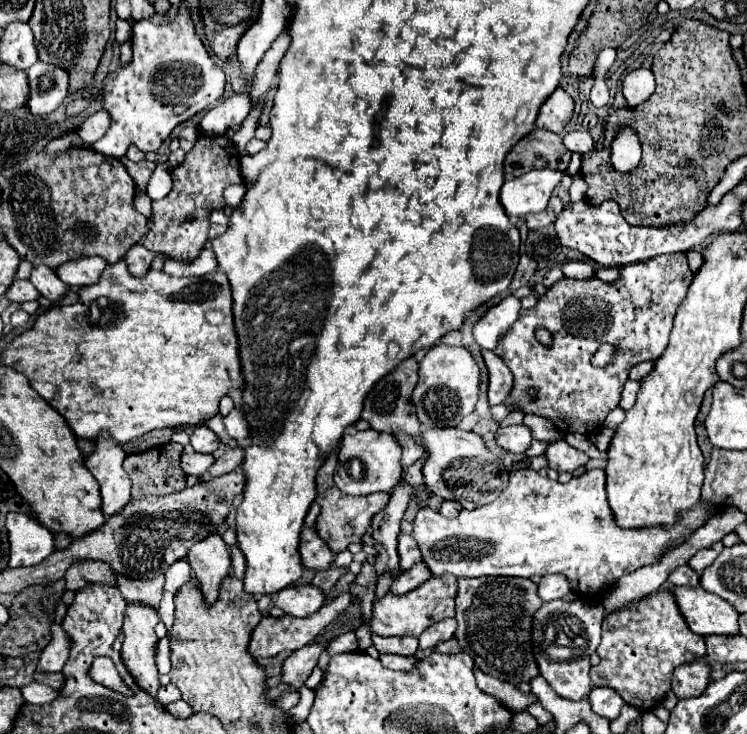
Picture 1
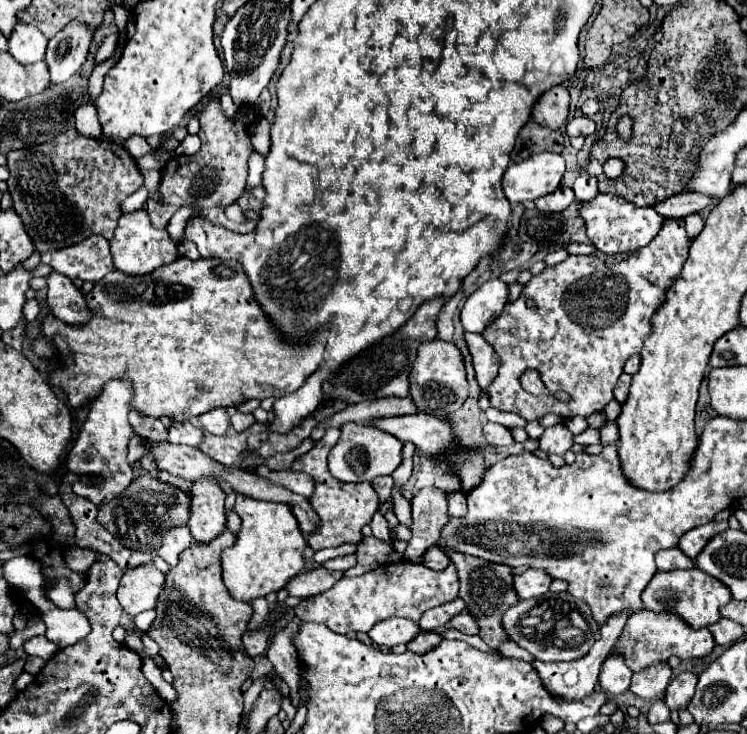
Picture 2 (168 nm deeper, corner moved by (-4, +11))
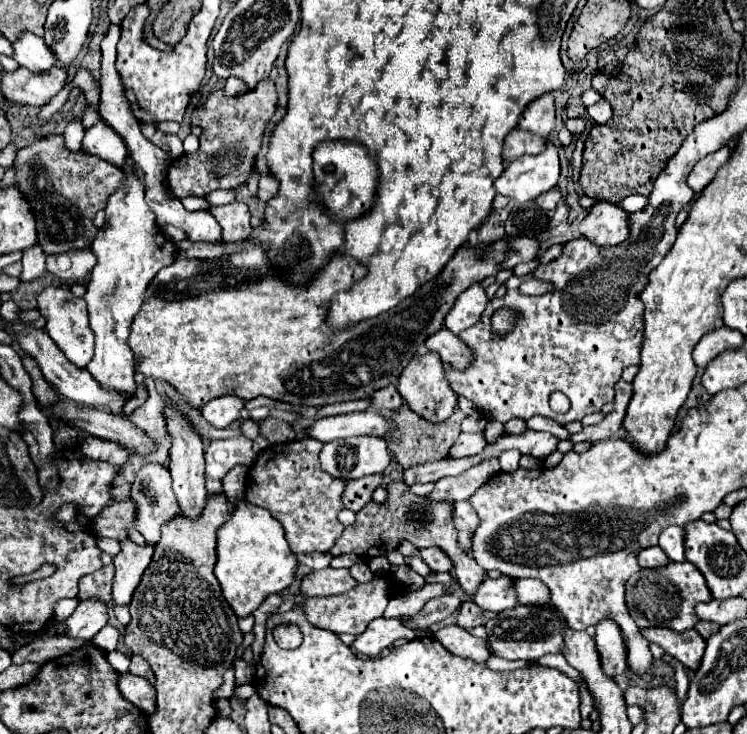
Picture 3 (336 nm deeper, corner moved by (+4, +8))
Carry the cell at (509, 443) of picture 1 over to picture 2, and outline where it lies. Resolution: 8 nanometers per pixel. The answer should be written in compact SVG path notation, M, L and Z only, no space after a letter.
M486 423L484 425L484 437L488 439L490 445L496 445L496 447L512 445L514 443L514 437L512 437L510 429L500 425L500 423Z

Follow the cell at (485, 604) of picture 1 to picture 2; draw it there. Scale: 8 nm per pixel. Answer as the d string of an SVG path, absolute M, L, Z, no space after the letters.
M454 553L450 557L456 565L458 571L458 581L460 581L460 591L458 597L466 601L466 609L478 623L478 635L488 643L488 647L498 649L504 641L510 641L506 629L502 627L502 615L506 609L514 607L520 597L514 589L514 571L508 565L496 565L488 561L480 561L476 557L464 557L460 553Z

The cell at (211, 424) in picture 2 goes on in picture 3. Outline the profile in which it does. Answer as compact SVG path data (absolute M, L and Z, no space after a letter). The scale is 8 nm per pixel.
M220 396L216 400L210 400L202 408L202 414L212 426L226 428L240 416L242 408L244 408L244 400L240 400L238 396Z

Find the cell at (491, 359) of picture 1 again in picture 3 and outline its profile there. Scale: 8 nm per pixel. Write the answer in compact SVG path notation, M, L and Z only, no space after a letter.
M442 328L436 334L432 334L424 346L430 352L438 352L440 358L448 364L460 364L460 370L464 370L464 364L468 364L468 348L460 344L458 336L454 336L450 330Z

